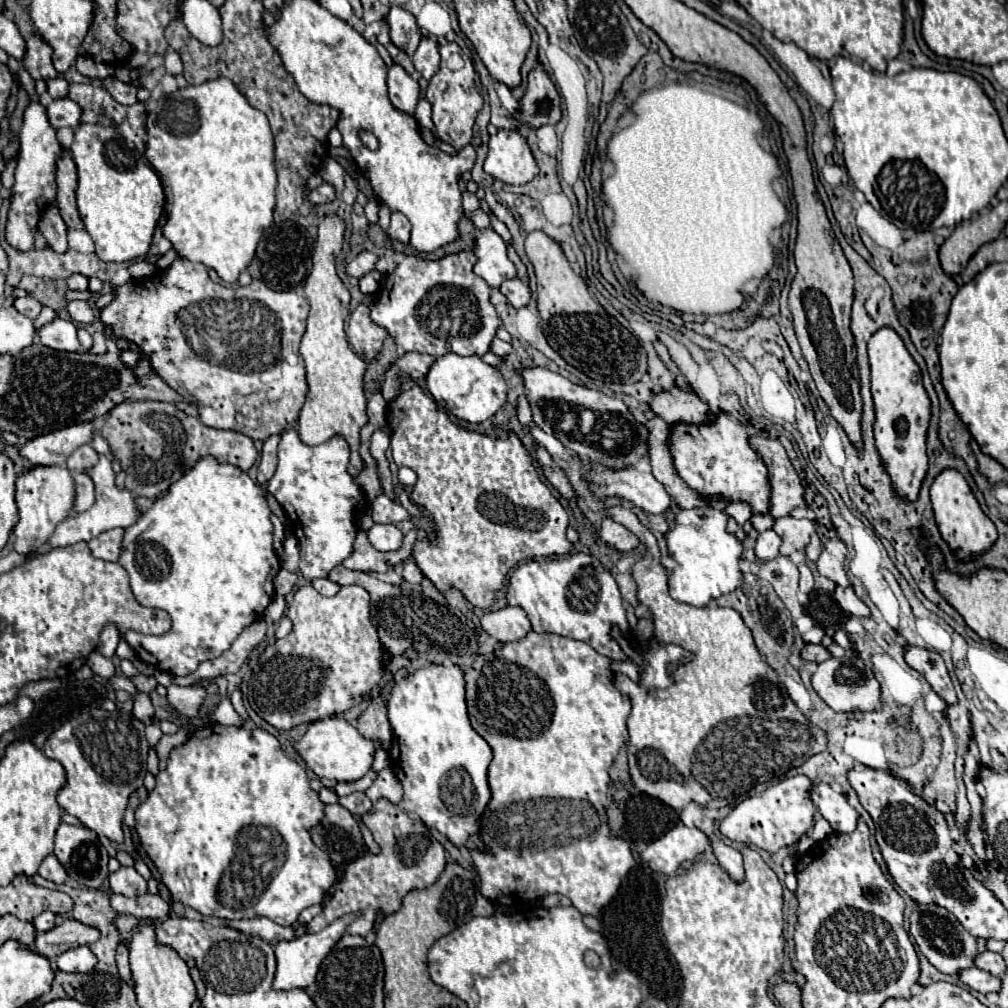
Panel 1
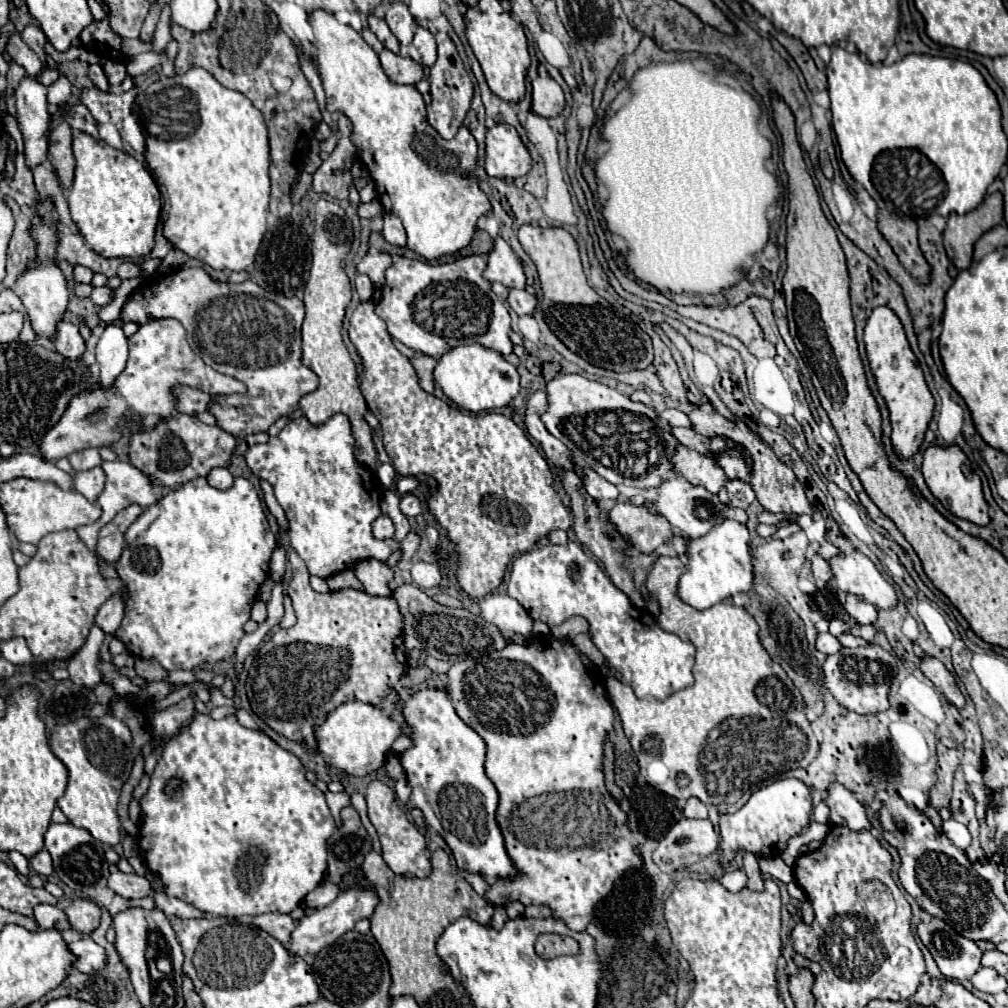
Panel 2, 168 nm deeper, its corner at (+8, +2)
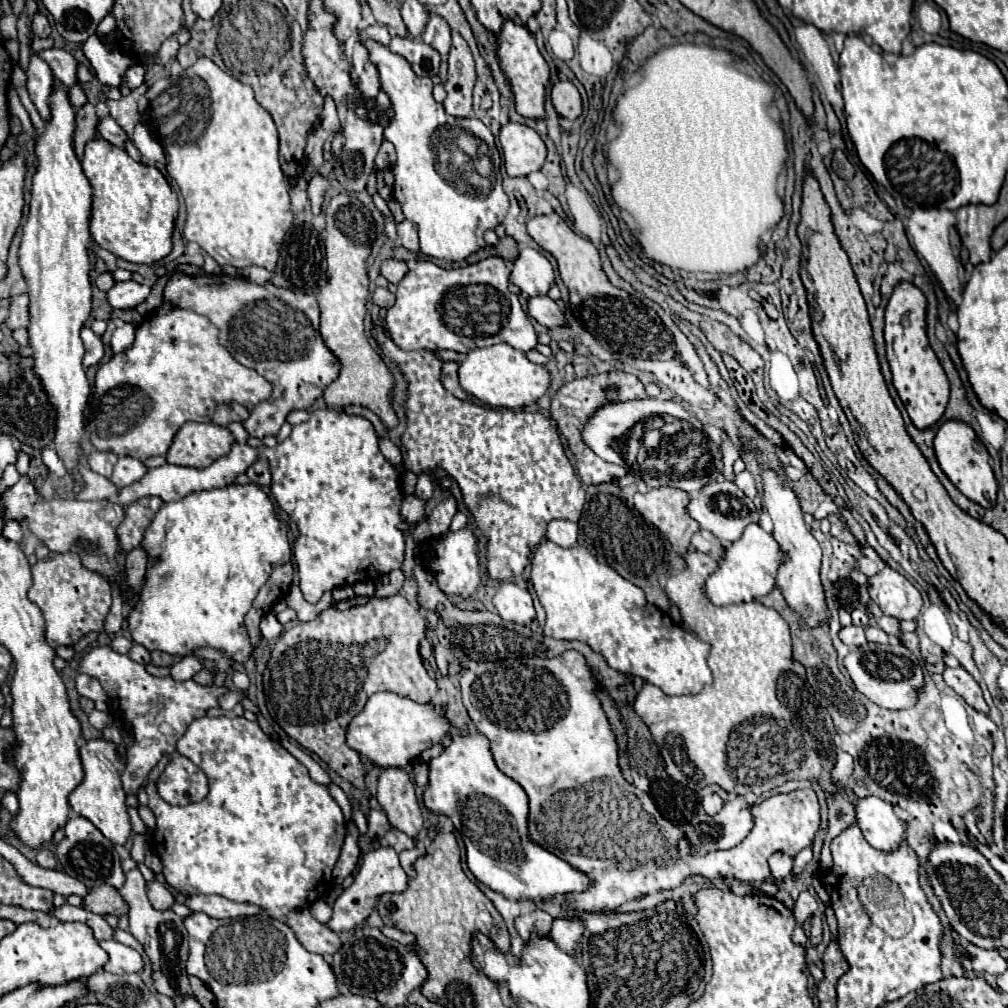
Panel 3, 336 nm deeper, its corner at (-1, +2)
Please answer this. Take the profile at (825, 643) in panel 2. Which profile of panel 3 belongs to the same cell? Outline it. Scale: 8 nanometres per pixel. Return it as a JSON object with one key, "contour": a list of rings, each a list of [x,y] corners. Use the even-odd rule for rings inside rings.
{"contour":[[[849,626],[849,628],[843,628],[839,632],[839,638],[847,644],[847,646],[861,646],[867,642],[865,638],[865,628],[863,626]]]}

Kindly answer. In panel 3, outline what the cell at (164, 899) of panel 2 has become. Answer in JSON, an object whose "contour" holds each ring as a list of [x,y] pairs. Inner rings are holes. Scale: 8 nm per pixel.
{"contour":[[[189,896],[185,902],[193,912],[205,912],[209,916],[215,918],[237,918],[237,916],[253,916],[259,914],[261,908],[255,904],[239,904],[239,902],[231,902],[223,896]]]}

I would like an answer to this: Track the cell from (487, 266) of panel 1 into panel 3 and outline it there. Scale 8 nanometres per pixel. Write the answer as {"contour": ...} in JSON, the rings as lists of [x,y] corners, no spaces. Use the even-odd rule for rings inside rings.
{"contour":[[[525,248],[513,262],[511,282],[529,296],[547,296],[549,288],[555,284],[555,272],[551,262],[539,250]]]}

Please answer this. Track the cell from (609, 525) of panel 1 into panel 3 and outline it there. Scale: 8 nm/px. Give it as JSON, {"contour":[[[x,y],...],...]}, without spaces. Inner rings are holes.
{"contour":[[[659,486],[645,494],[635,494],[635,508],[643,512],[649,524],[655,524],[671,542],[677,554],[689,550],[691,536],[699,530],[699,524],[687,512],[689,494],[679,488]]]}

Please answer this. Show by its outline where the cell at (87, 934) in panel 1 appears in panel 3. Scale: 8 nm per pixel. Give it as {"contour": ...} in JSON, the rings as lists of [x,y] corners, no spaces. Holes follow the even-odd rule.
{"contour":[[[105,884],[99,888],[93,888],[87,896],[85,896],[85,908],[95,912],[95,914],[113,914],[113,916],[123,916],[129,912],[127,902],[123,900],[123,896],[117,892],[117,888]]]}

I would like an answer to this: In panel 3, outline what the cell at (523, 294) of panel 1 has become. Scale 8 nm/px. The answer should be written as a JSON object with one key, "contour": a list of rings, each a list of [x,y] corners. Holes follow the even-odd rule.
{"contour":[[[537,296],[529,300],[529,314],[547,328],[565,326],[565,316],[561,308],[549,296]]]}

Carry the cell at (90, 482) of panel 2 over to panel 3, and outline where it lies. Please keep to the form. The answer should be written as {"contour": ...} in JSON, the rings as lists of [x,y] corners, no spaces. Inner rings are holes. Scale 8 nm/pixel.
{"contour":[[[121,456],[119,462],[117,462],[117,466],[113,468],[111,482],[119,484],[119,488],[125,488],[125,486],[131,486],[133,482],[141,480],[147,470],[149,468],[141,460],[131,458],[131,456]]]}

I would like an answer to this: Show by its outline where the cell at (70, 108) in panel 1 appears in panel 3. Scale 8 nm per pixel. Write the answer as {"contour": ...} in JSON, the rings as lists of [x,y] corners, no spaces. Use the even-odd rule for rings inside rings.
{"contour":[[[111,116],[101,118],[101,122],[99,122],[99,134],[101,134],[107,142],[111,142],[111,144],[115,144],[115,146],[119,146],[119,148],[123,148],[125,142],[127,142],[127,134],[123,132],[123,128],[121,128]]]}

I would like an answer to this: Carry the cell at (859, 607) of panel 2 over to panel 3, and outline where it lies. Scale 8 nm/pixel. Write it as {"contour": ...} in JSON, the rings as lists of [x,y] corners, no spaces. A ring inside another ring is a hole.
{"contour":[[[869,604],[869,612],[875,616],[875,620],[877,620],[877,624],[889,634],[889,636],[895,636],[895,638],[901,638],[901,626],[899,626],[899,620],[897,618],[893,618],[893,616],[887,616],[887,614],[883,614],[875,604]]]}

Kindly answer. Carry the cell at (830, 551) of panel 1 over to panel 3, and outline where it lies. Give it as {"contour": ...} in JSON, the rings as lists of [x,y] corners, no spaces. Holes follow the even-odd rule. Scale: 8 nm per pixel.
{"contour":[[[889,566],[871,576],[869,594],[887,616],[899,620],[915,620],[923,606],[921,592],[905,576]]]}

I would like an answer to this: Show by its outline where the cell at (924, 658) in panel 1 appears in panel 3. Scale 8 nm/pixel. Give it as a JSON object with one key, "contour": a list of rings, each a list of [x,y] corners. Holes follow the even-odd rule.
{"contour":[[[947,668],[943,676],[945,676],[947,686],[953,688],[969,706],[973,706],[981,714],[989,712],[989,706],[983,700],[983,692],[979,684],[973,680],[973,676],[965,668]]]}

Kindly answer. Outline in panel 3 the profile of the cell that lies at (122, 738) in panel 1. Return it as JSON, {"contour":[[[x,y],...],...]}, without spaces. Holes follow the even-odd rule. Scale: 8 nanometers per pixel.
{"contour":[[[89,740],[79,748],[85,778],[83,782],[69,794],[69,804],[71,808],[91,820],[103,836],[107,836],[113,844],[125,844],[127,838],[131,836],[131,822],[127,814],[127,804],[125,804],[125,792],[121,786],[121,772],[125,768],[125,758],[121,758],[115,752],[115,744],[107,740]]]}

